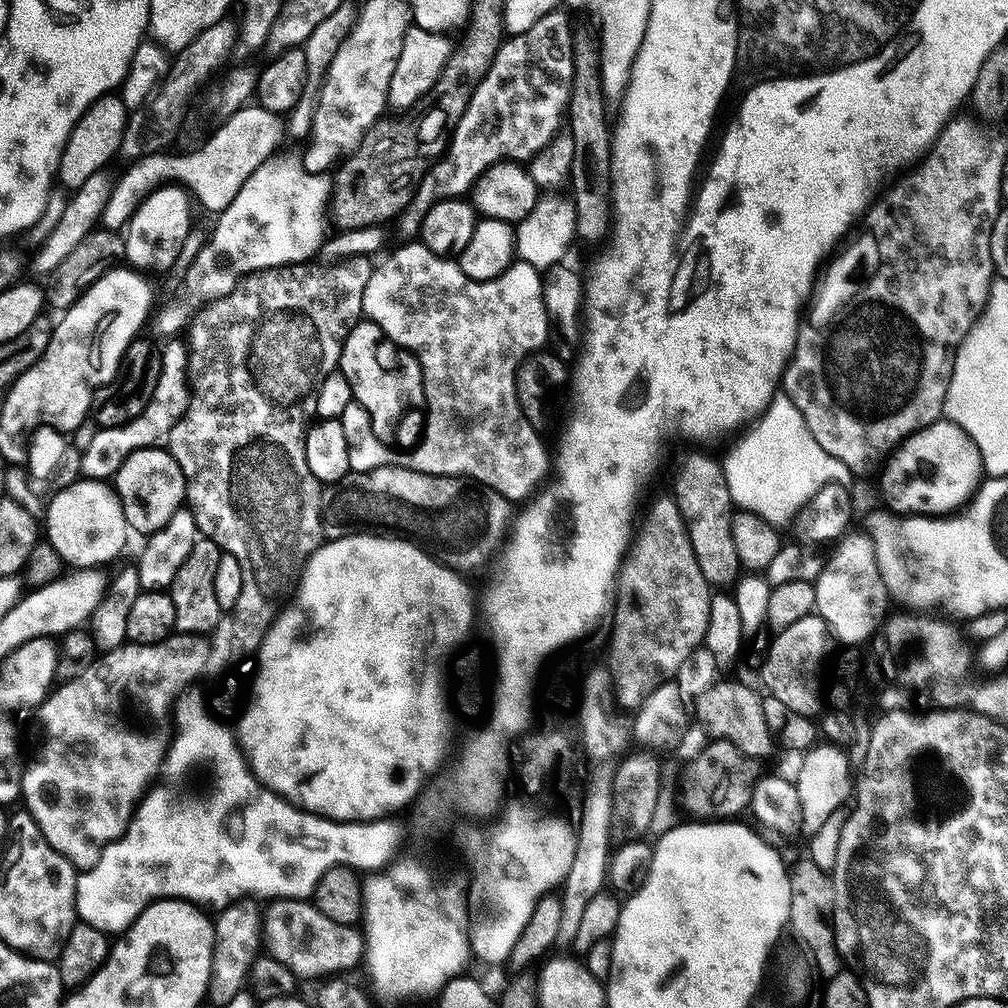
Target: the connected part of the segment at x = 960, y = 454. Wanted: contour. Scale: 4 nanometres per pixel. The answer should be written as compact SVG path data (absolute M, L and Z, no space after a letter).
M947 418L906 437L883 461L879 472L880 492L889 504L885 505L893 513L917 516L943 516L957 511L972 499L985 475L976 443L962 426Z

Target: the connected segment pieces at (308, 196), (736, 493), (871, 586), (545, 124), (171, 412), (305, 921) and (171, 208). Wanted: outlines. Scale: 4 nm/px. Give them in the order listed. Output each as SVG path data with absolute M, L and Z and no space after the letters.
M273 158L267 160L262 166L258 166L258 170L254 170L254 174L250 174L250 178L246 178L246 186L242 186L242 190L238 190L238 198L234 198L234 202L230 202L230 206L226 206L226 210L219 213L217 226L214 227L212 236L206 244L202 246L202 250L198 252L193 264L186 272L182 287L183 294L185 293L192 300L202 300L200 302L221 300L223 296L230 294L236 289L237 284L239 284L245 276L251 275L252 272L262 272L267 268L282 268L285 264L302 264L311 261L313 257L315 257L312 255L324 244L324 220L326 224L326 209L330 204L332 181L333 177L331 175L322 172L307 172L299 159L279 160L279 158Z
M786 394L773 396L768 408L755 422L747 425L746 431L748 433L722 460L726 486L737 509L753 512L766 518L766 522L784 526L796 519L800 507L822 486L848 486L854 480L854 473L845 464L826 454L826 450L814 442L810 426L806 426L798 406L794 406Z
M847 533L841 537L835 548L836 550L832 556L827 557L819 578L814 582L816 612L827 622L829 631L835 639L837 637L840 640L841 645L861 645L883 623L887 613L886 606L890 603L888 588L882 582L881 571L878 570L877 556L874 554L873 542L867 533Z
M563 7L550 10L550 14L542 14L542 18L538 18L538 22L530 26L530 30L522 30L522 34L508 36L503 41L486 78L478 82L478 90L474 90L466 106L466 114L462 114L458 126L453 130L444 155L420 179L412 200L400 213L398 220L399 223L404 223L404 232L408 235L405 237L412 238L419 233L420 223L430 206L471 193L476 181L495 164L531 161L543 148L557 139L556 131L560 128L560 119L561 122L565 119L568 101L572 97L577 41L577 37L572 36L572 20L564 11Z
M172 338L168 345L162 348L162 374L158 378L158 386L154 388L154 394L150 398L150 402L146 406L146 410L142 410L142 414L138 414L138 418L134 418L130 422L126 422L122 426L114 426L113 428L97 427L94 439L90 442L90 446L86 446L80 453L80 471L87 479L107 481L115 476L116 472L126 462L126 458L135 451L143 448L155 448L163 445L167 441L170 430L174 430L174 426L186 414L188 409L188 401L190 399L190 377L186 371L188 367L188 352L183 339Z
M308 900L271 901L264 912L264 946L267 953L287 966L297 979L319 978L346 972L363 961L366 945L363 933L353 925L334 922Z
M171 182L155 188L138 206L138 210L128 219L124 237L124 260L136 268L161 268L167 270L176 258L186 232L190 230L194 213L194 200L187 187Z

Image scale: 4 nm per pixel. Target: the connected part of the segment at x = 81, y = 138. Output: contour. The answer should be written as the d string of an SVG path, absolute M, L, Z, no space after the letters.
M108 93L100 96L80 116L80 120L71 131L70 138L64 144L62 158L57 168L57 179L65 189L80 188L92 174L106 168L112 156L119 153L121 139L127 124L128 109L121 102L119 95Z

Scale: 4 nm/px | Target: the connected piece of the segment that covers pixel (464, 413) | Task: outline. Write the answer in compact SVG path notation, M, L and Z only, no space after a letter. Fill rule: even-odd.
M423 242L404 243L408 244L394 249L381 264L373 267L370 282L366 282L366 294L362 294L362 306L364 316L373 320L394 343L413 352L422 366L424 404L428 408L424 437L412 453L395 452L388 448L392 446L376 437L367 410L353 402L342 410L339 419L346 434L350 469L369 472L395 466L435 476L459 476L502 494L510 501L524 500L543 482L548 462L550 466L550 452L540 441L541 433L527 421L516 393L516 374L521 365L545 347L548 332L550 336L541 273L529 264L513 262L494 278L475 280L462 274L455 259L431 252Z

